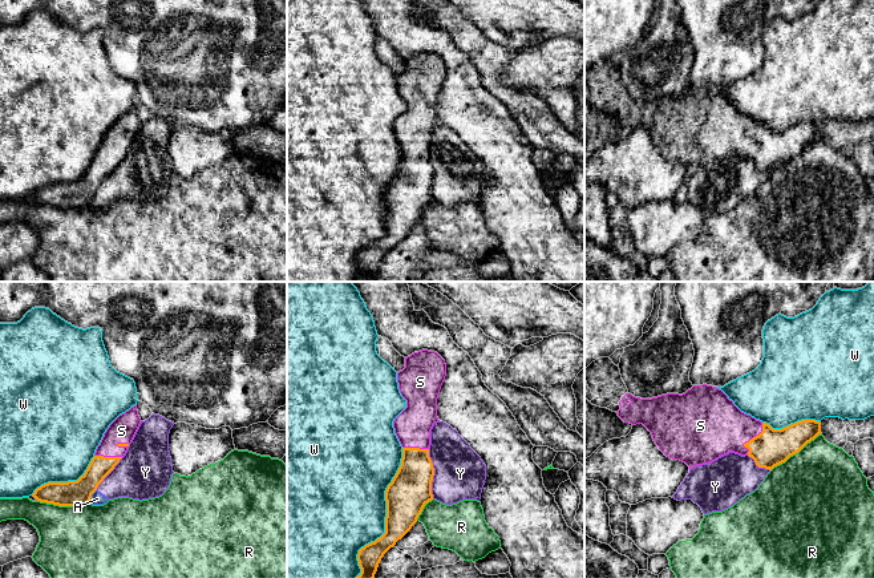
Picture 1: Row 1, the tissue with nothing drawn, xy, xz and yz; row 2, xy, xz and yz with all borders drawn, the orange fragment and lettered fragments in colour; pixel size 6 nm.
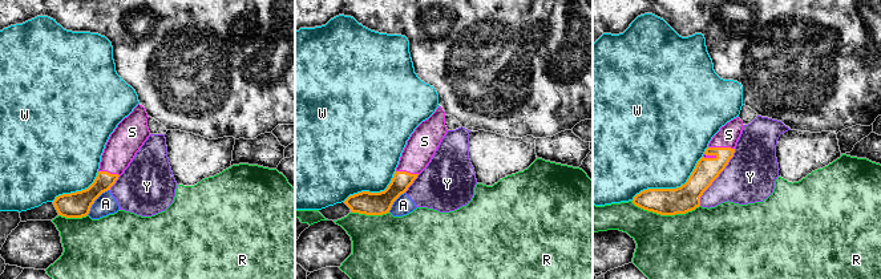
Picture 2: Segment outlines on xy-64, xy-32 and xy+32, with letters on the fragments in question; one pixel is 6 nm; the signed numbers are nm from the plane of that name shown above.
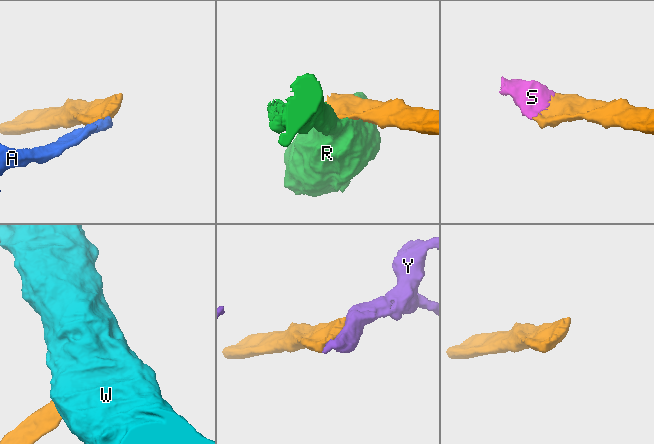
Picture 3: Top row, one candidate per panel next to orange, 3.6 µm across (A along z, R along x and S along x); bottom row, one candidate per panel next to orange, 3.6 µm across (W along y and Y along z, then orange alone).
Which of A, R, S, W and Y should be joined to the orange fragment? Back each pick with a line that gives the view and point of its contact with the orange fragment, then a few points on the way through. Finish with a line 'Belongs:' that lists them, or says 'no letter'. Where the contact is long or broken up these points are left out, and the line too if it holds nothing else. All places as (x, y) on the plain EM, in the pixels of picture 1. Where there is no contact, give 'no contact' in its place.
S: contact yz (753, 140)
Belongs: S

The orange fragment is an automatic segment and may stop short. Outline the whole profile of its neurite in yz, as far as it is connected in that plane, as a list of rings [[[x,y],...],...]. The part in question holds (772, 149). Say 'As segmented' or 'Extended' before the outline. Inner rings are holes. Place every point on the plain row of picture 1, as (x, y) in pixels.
Extended. [[[599,60],[584,70],[584,100],[592,108],[616,114],[624,125],[643,126],[659,151],[667,159],[685,165],[689,173],[729,154],[748,157],[758,170],[772,173],[821,137],[821,125],[816,122],[801,122],[782,132],[773,132],[741,114],[721,92],[707,86],[693,88],[683,97],[635,100],[628,94],[619,69],[610,60]]]

